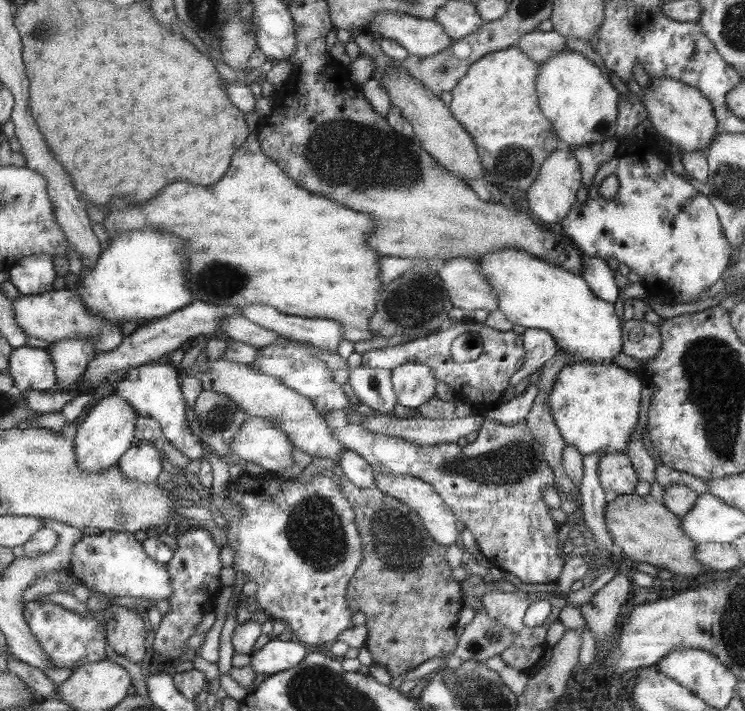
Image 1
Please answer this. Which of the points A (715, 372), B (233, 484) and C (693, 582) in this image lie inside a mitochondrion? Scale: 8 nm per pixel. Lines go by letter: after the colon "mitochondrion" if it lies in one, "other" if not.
A: mitochondrion
B: other
C: other

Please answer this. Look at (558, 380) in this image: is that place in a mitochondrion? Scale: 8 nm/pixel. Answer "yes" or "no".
no

